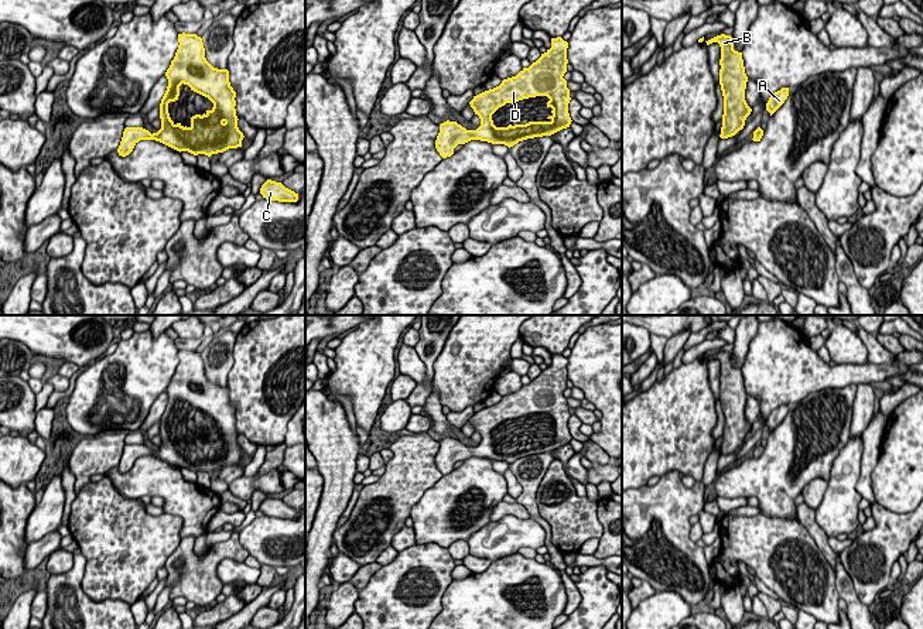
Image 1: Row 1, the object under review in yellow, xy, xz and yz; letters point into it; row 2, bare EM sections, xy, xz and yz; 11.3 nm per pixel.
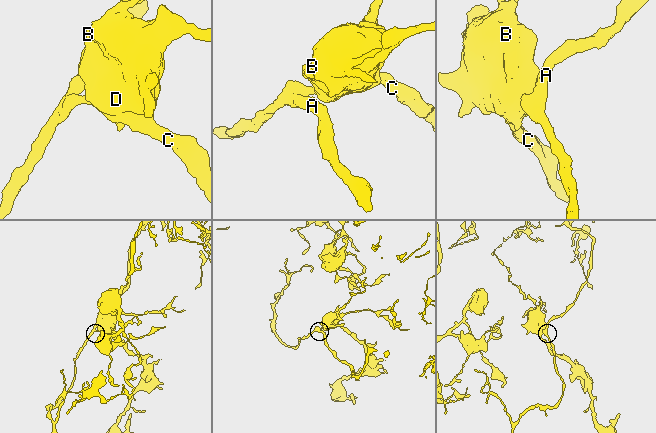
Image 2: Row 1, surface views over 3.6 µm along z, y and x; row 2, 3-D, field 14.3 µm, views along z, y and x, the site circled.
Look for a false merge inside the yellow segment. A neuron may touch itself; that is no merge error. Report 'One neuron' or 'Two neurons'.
One neuron

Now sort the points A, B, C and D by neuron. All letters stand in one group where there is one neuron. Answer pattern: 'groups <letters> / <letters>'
groups A B C D

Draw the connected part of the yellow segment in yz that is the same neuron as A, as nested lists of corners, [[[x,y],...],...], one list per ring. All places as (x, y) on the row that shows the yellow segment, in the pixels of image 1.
[[[782,88],[769,98],[766,103],[766,110],[770,113],[770,116],[784,103],[787,96],[789,88]]]

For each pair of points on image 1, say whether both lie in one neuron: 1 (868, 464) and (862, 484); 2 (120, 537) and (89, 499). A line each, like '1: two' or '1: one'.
1: one
2: one

